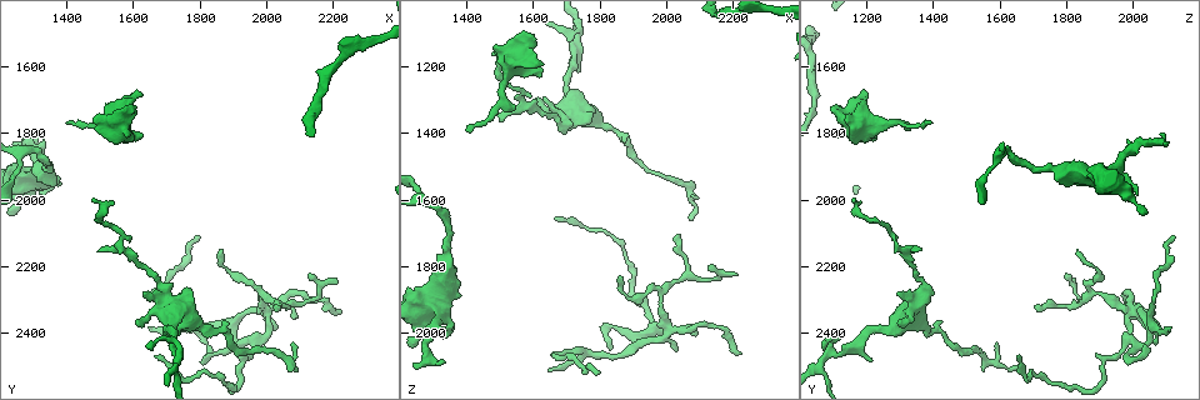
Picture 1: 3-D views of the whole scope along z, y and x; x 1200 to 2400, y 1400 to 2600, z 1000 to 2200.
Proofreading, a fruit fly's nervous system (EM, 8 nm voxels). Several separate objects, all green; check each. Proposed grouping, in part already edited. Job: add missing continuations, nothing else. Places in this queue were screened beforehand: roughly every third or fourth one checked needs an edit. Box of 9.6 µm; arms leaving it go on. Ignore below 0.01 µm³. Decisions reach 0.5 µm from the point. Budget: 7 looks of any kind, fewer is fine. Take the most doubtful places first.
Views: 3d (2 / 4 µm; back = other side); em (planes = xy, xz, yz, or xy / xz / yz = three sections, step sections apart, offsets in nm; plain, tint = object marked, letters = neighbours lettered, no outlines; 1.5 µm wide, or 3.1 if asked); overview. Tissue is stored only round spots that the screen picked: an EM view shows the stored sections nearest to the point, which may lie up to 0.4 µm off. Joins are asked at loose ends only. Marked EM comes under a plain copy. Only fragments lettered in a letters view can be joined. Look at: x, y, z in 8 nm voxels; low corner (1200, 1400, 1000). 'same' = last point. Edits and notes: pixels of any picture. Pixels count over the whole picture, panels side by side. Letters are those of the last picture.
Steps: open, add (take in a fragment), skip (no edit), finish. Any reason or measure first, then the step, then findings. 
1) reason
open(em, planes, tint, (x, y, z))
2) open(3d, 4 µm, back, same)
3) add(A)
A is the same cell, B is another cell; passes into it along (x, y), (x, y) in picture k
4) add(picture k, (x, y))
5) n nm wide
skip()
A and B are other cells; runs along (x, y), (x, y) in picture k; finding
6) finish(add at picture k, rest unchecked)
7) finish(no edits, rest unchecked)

open(3d, 2 µm, back, (1630, 1690, 1200))

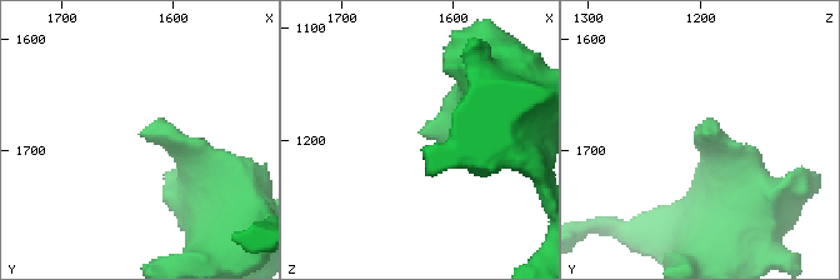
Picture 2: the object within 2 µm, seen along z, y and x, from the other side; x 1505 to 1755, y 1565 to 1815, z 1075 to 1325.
open(em, planes, letters, (1630, 1686, 1196))

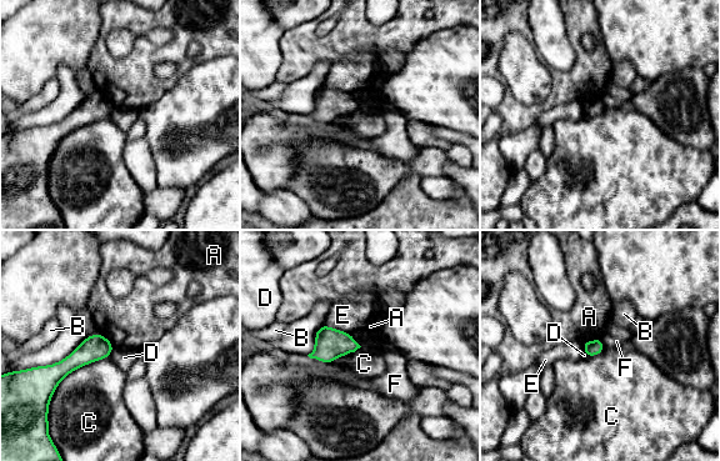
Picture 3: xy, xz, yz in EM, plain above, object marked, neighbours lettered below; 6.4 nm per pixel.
skip()
A, B, C, D, E and F are other cells; no lettered fragment goes on from it

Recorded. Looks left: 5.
long arm stops here
open(3d, 2 µm, (1790, 2110, 2110))

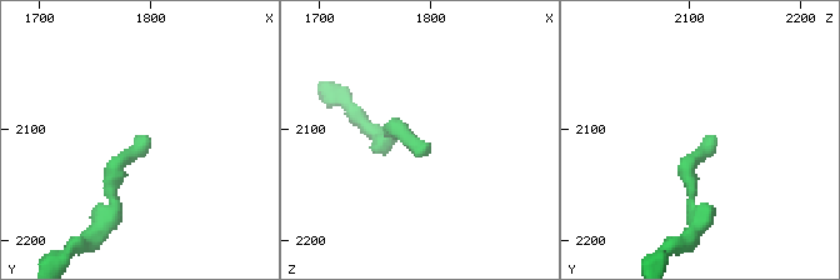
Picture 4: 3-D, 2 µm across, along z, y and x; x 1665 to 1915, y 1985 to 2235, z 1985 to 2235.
open(em, yz, step 8, tint, (1790, 2106, 2120))

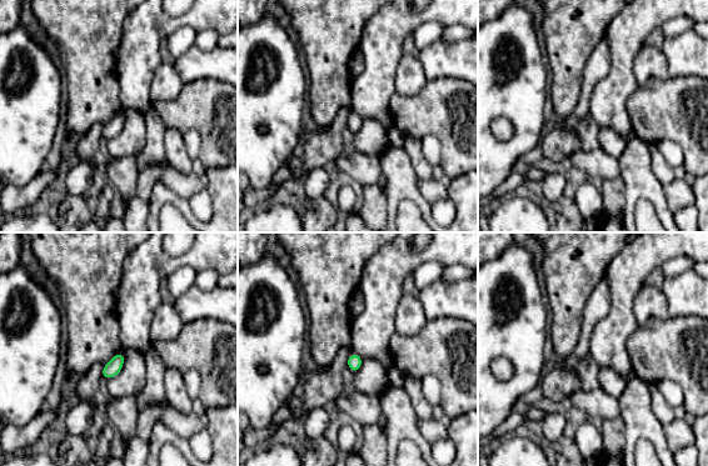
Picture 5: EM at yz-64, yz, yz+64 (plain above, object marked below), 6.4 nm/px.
open(em, planes, letters, same)

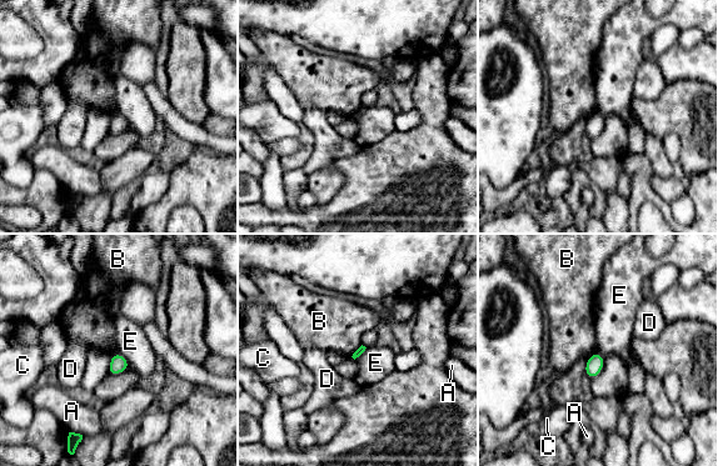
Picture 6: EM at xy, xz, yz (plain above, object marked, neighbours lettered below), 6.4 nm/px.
E touches over 140 nm
skip()
A, B, C, D and E are other cells; border along (115, 351), (130, 366) in picture 6; none of them fits

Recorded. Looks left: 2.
free end
open(em, xz, step 8, tint, (1470, 2000, 1160))

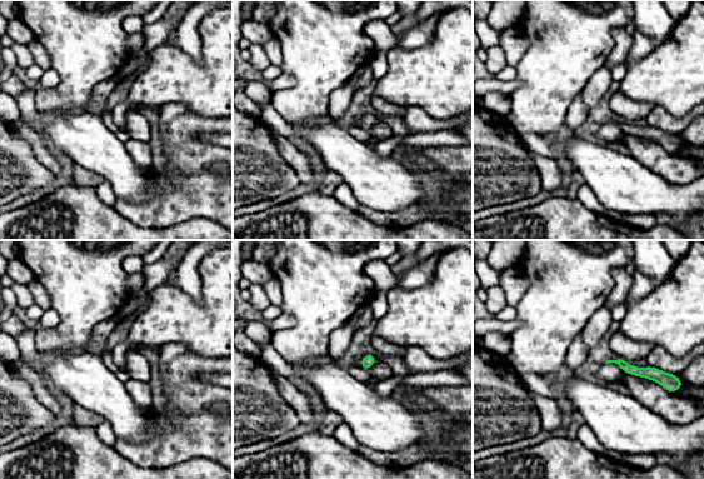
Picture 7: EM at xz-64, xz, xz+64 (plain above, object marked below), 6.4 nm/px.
open(em, planes, letters, same)

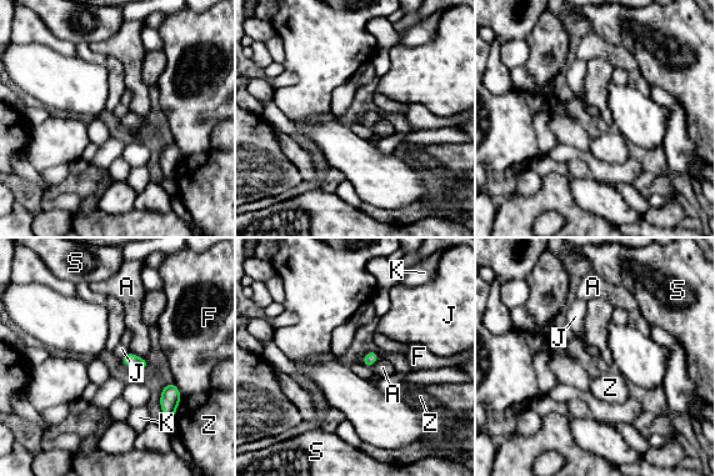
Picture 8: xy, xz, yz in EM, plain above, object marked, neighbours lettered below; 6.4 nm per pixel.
skip()
A, F, J, K, S and Z are other cells; no lettered fragment goes on from it

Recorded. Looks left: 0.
finish(no edits, rest unchecked)

